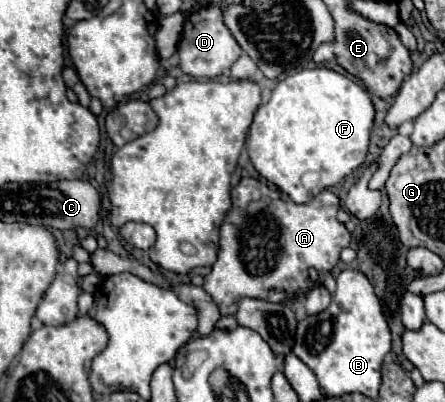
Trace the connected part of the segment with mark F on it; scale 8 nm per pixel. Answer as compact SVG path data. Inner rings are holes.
M329 68L299 70L283 78L269 102L257 108L249 126L247 152L263 178L303 204L365 162L373 116L373 102L357 82Z

